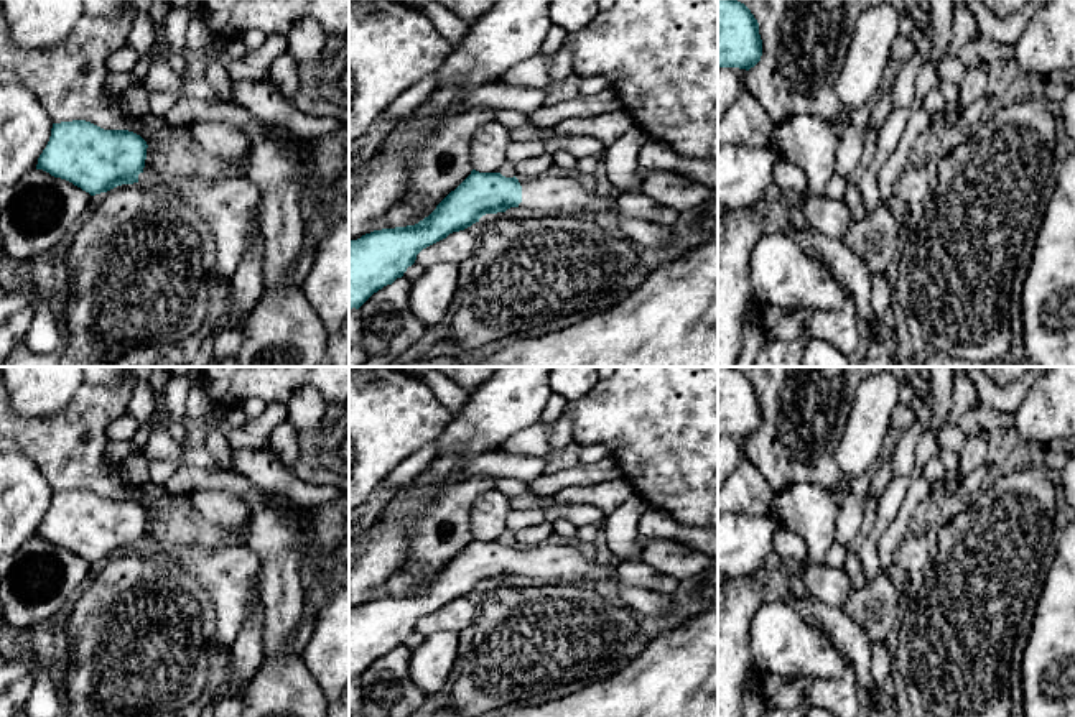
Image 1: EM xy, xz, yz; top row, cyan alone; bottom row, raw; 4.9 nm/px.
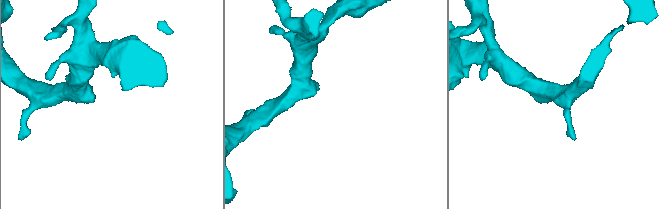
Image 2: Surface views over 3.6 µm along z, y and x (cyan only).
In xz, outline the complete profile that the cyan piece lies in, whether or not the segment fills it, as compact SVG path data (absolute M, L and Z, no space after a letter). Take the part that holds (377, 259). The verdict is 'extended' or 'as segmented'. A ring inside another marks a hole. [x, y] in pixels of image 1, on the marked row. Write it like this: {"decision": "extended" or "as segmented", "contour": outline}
{"decision": "extended", "contour": "M472 169L418 224L374 230L349 240L349 309L359 309L374 293L402 278L423 248L471 227L486 214L505 212L510 207L565 215L578 210L611 214L626 238L637 245L663 247L672 240L670 229L663 225L621 217L617 196L589 192L578 178L550 171L540 178L517 179Z"}

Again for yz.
{"decision": "as segmented", "contour": "M718 0L718 69L749 71L762 56L759 23L738 0Z"}

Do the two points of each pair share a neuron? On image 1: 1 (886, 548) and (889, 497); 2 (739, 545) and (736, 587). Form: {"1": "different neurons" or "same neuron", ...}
{"1": "different neurons", "2": "different neurons"}

